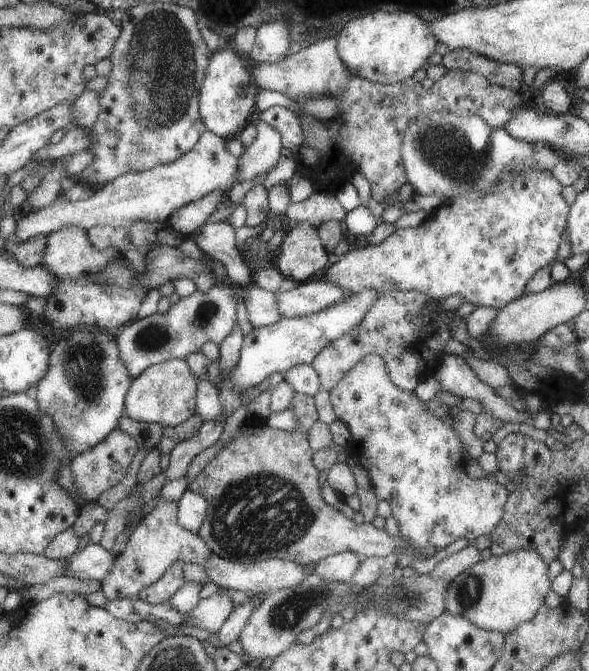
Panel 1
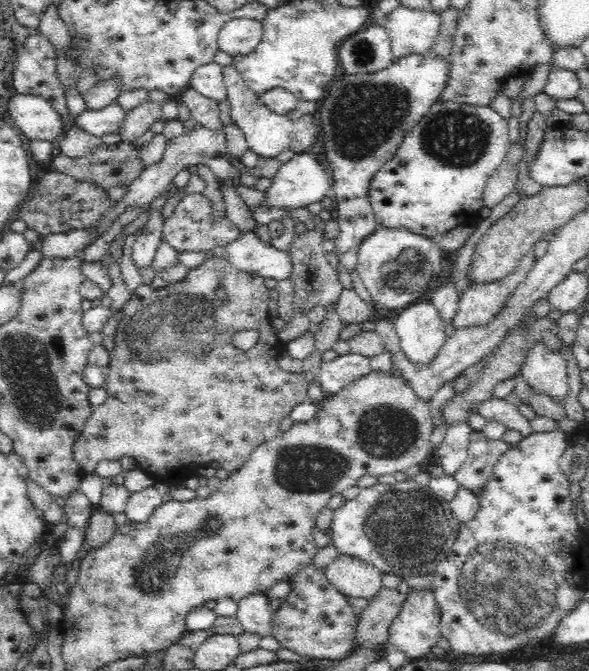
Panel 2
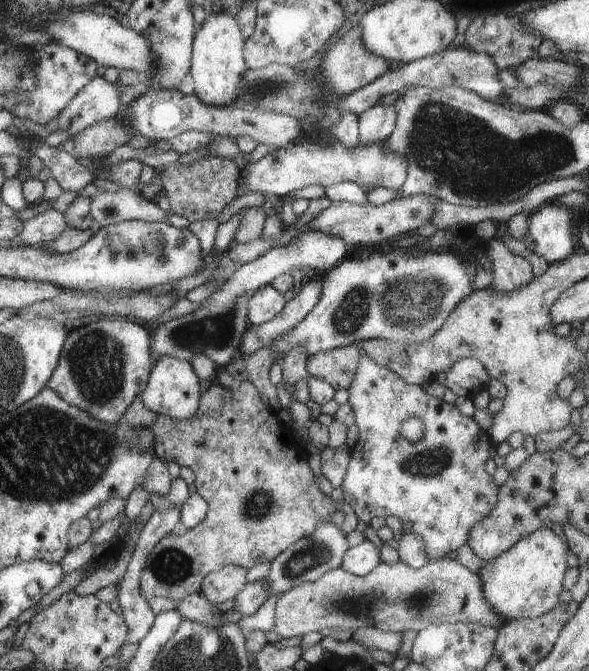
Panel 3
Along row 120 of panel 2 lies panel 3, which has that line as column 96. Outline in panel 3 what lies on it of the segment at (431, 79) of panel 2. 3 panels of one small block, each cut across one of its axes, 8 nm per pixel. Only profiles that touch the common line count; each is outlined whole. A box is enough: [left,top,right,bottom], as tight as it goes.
[46,318,153,424]

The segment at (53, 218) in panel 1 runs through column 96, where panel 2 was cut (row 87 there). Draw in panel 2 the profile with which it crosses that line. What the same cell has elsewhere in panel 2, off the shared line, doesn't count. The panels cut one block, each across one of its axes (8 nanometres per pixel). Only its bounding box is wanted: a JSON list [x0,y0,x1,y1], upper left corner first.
[188,61,227,103]

